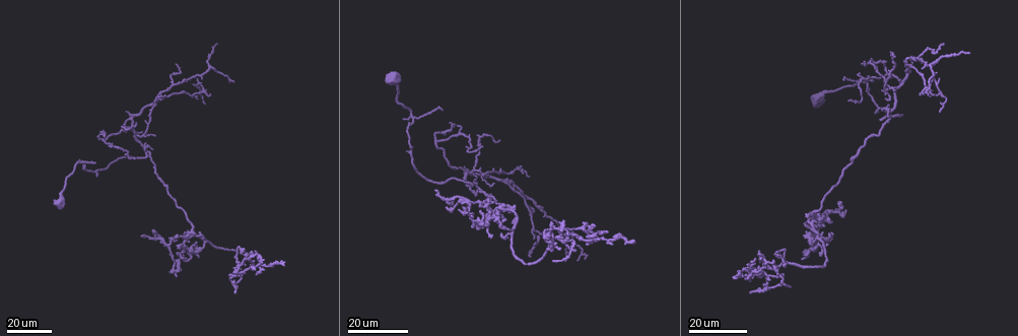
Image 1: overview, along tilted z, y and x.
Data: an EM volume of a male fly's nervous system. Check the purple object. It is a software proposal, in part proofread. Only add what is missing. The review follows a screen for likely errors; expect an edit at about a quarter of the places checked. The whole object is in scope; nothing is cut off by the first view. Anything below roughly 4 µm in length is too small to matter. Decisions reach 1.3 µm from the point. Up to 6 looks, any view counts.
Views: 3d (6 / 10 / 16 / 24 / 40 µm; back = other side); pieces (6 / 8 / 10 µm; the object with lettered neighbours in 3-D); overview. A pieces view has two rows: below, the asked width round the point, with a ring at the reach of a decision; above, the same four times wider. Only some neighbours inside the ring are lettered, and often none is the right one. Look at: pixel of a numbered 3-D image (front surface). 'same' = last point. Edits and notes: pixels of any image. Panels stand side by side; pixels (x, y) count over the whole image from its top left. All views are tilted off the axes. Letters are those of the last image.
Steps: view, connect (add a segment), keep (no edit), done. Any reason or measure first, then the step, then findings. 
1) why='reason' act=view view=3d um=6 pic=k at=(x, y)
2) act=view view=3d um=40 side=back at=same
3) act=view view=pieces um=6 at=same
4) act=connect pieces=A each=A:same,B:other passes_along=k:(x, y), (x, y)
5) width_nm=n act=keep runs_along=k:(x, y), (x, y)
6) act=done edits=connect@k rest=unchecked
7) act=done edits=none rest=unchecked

why='an open end' act=view view=3d um=40 pic=1 at=(770, 280)

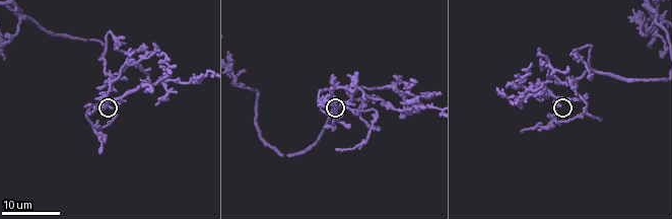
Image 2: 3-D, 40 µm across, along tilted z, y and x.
act=view view=pieces um=10 pic=2 at=(334, 106)

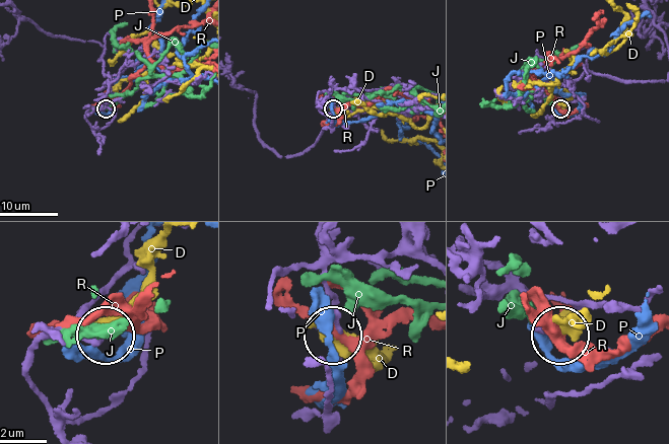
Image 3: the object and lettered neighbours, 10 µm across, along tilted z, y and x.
act=keep each=D:other,J:other,P:other,R:other found='no lettered segment goes on from it'

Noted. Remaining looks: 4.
why='an open end' act=view view=3d um=24 pic=1 at=(201, 232)

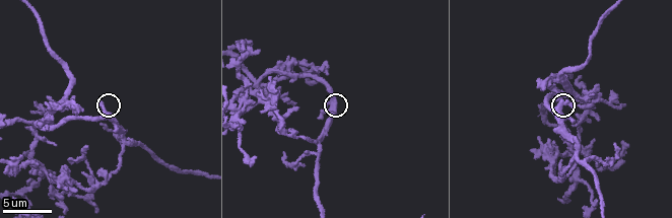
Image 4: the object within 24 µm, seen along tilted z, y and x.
act=view view=pieces um=8 pic=4 at=(573, 106)

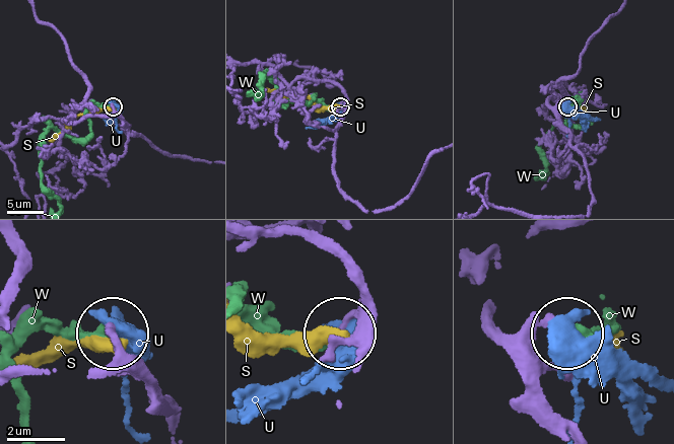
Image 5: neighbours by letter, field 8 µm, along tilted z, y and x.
act=keep each=S:other,U:other,W:other found='none of them fits'

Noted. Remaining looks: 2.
why='long arm stops here' act=view view=3d um=40 pic=1 at=(634, 240)

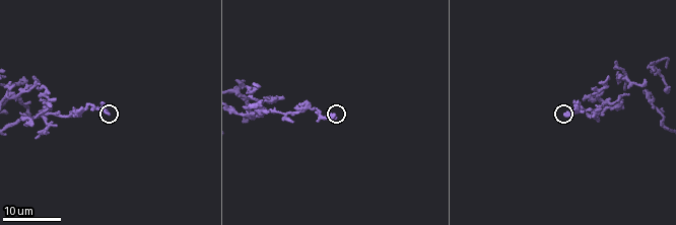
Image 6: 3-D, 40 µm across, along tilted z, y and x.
why='see the neighbours' act=view view=pieces um=10 pic=6 at=(565, 115)

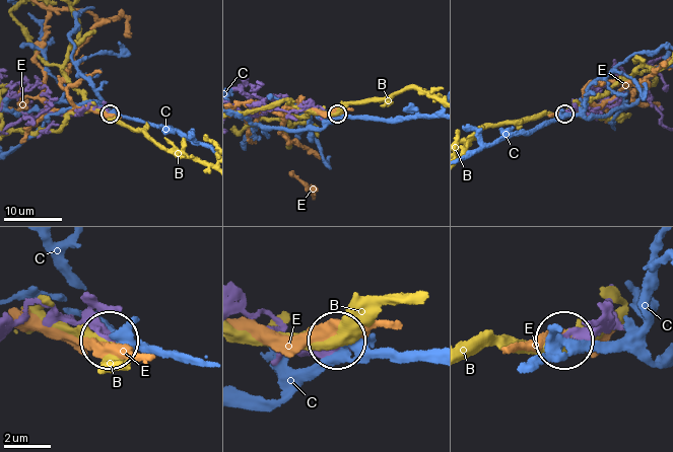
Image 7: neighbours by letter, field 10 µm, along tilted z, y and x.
act=keep each=B:other,C:other,E:other found='no lettered segment goes on from it'

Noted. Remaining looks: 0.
act=done edits=none rest=unchecked

